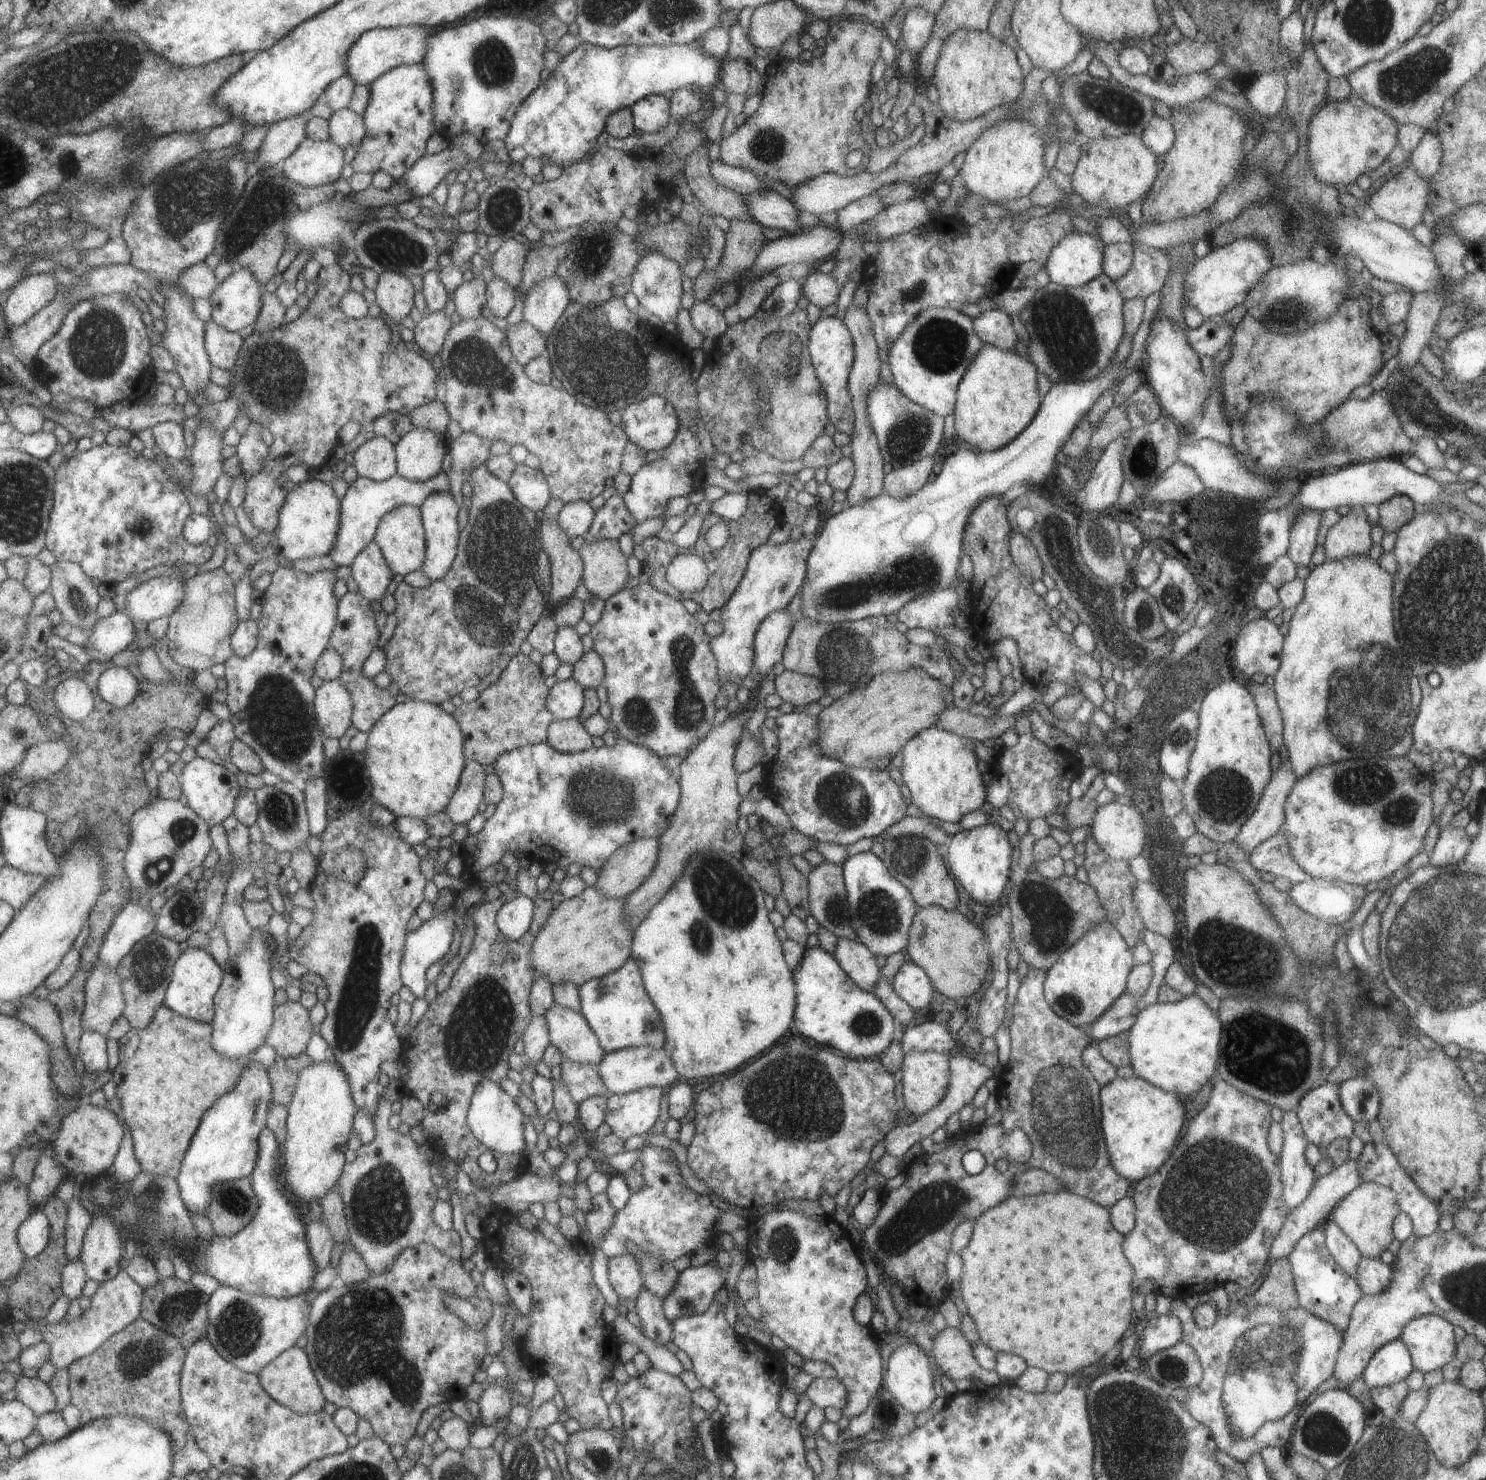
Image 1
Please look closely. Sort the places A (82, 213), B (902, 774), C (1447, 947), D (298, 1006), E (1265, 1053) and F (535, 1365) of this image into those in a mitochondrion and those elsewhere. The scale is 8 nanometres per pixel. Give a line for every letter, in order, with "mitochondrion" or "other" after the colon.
A: other
B: other
C: mitochondrion
D: other
E: mitochondrion
F: other

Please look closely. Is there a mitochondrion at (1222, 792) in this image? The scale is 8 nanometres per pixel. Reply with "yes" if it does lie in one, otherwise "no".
yes

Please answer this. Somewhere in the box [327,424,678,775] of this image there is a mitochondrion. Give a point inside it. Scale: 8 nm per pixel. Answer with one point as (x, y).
(489, 605)

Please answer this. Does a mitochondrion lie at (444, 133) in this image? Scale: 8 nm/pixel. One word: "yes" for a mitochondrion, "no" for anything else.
no

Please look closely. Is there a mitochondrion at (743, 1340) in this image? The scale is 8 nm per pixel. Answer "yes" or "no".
no

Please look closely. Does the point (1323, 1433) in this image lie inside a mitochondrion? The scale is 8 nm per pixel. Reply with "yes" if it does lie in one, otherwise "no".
yes

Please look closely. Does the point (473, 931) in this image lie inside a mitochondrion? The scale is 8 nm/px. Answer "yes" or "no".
no

